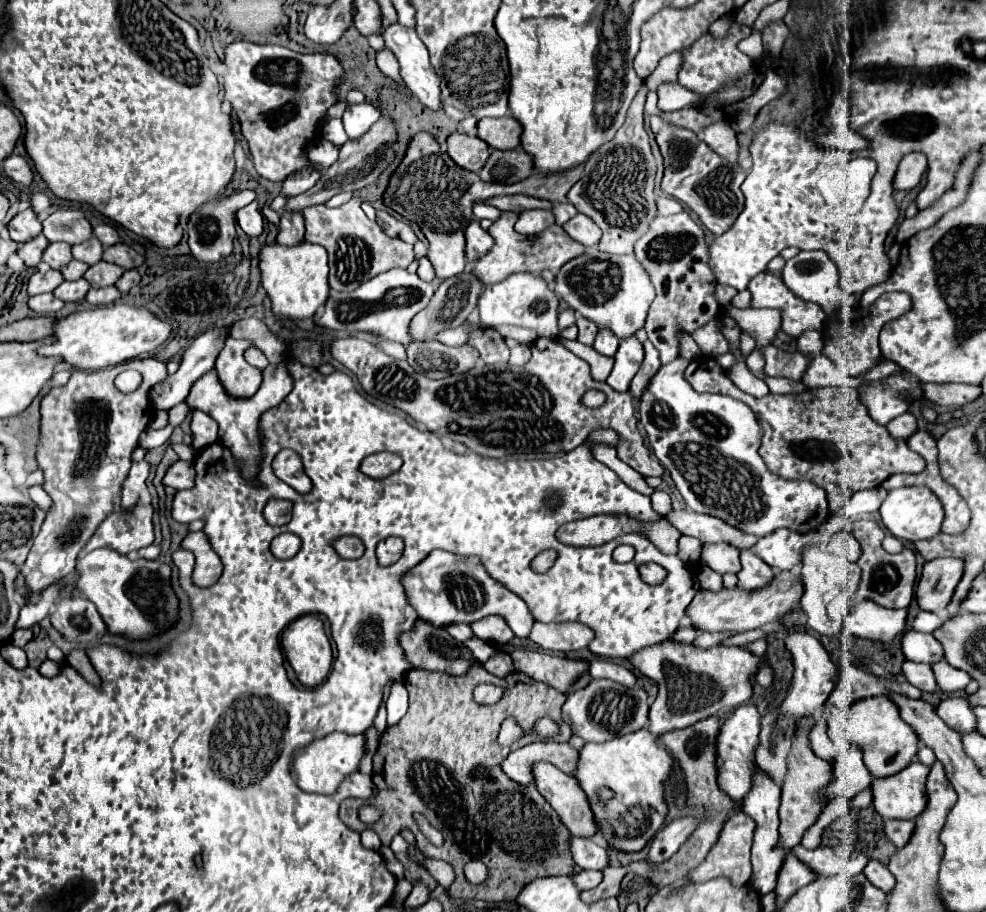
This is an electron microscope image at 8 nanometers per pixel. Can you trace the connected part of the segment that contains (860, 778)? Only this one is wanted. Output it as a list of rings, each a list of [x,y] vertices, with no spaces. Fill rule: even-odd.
[[[851,746],[847,752],[835,756],[833,764],[833,782],[829,782],[825,788],[817,792],[817,798],[823,804],[829,804],[833,798],[851,800],[861,790],[871,786],[871,772],[863,764],[863,752],[861,746]]]

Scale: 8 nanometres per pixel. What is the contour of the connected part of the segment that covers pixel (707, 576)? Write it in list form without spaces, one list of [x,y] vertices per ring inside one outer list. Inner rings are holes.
[[[707,565],[700,567],[697,578],[700,582],[702,589],[712,592],[718,592],[723,588],[723,579],[720,574],[713,571]]]

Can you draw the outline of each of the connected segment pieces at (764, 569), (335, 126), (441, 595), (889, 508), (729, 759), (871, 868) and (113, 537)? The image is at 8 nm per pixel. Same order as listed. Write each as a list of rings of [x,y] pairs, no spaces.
[[[741,550],[739,558],[741,558],[741,572],[737,576],[739,576],[741,588],[753,590],[753,588],[761,588],[761,586],[769,584],[769,580],[773,580],[773,576],[775,576],[773,568],[769,564],[765,564],[751,550]]]
[[[331,118],[331,120],[323,126],[321,132],[323,132],[323,136],[325,136],[329,142],[333,142],[333,144],[345,144],[345,142],[349,140],[349,136],[345,134],[343,124],[341,124],[339,118]]]
[[[439,550],[431,552],[431,556],[427,556],[421,564],[417,564],[417,568],[413,568],[413,572],[409,572],[409,576],[405,576],[403,584],[409,602],[413,602],[419,618],[431,622],[435,628],[445,628],[449,624],[461,622],[471,624],[491,614],[505,618],[509,628],[519,638],[527,638],[533,628],[533,616],[527,604],[519,596],[513,596],[509,590],[505,590],[503,584],[497,584],[497,580],[493,580],[485,572],[481,560],[477,560],[475,556],[459,558]]]
[[[909,486],[909,488],[897,488],[891,490],[881,506],[881,518],[885,528],[895,536],[895,538],[903,538],[909,542],[917,542],[917,540],[925,540],[929,536],[935,536],[941,532],[941,524],[943,524],[943,504],[941,500],[923,486]]]
[[[755,704],[739,706],[729,718],[725,718],[721,734],[717,738],[717,766],[719,766],[719,784],[725,794],[741,802],[751,790],[751,776],[755,768],[755,750],[759,746],[761,732],[761,714]]]
[[[869,860],[869,864],[865,866],[865,876],[869,878],[871,884],[875,884],[879,890],[885,890],[887,894],[889,894],[891,888],[895,886],[893,874],[887,870],[885,864],[881,864],[881,862],[877,862],[877,860]]]
[[[135,506],[131,510],[117,510],[105,518],[105,524],[97,528],[93,540],[83,548],[83,552],[95,548],[113,548],[119,554],[129,554],[131,550],[141,550],[153,542],[153,508]]]

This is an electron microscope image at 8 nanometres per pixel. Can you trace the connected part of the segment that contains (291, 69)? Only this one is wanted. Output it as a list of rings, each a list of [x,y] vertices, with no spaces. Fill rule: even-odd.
[[[233,42],[225,48],[223,60],[227,72],[223,76],[223,96],[241,120],[241,132],[249,144],[255,170],[273,182],[283,182],[285,176],[311,166],[303,158],[305,144],[317,134],[325,118],[325,110],[335,104],[333,88],[343,78],[343,68],[331,54],[299,54],[283,46],[259,46],[253,42]]]

